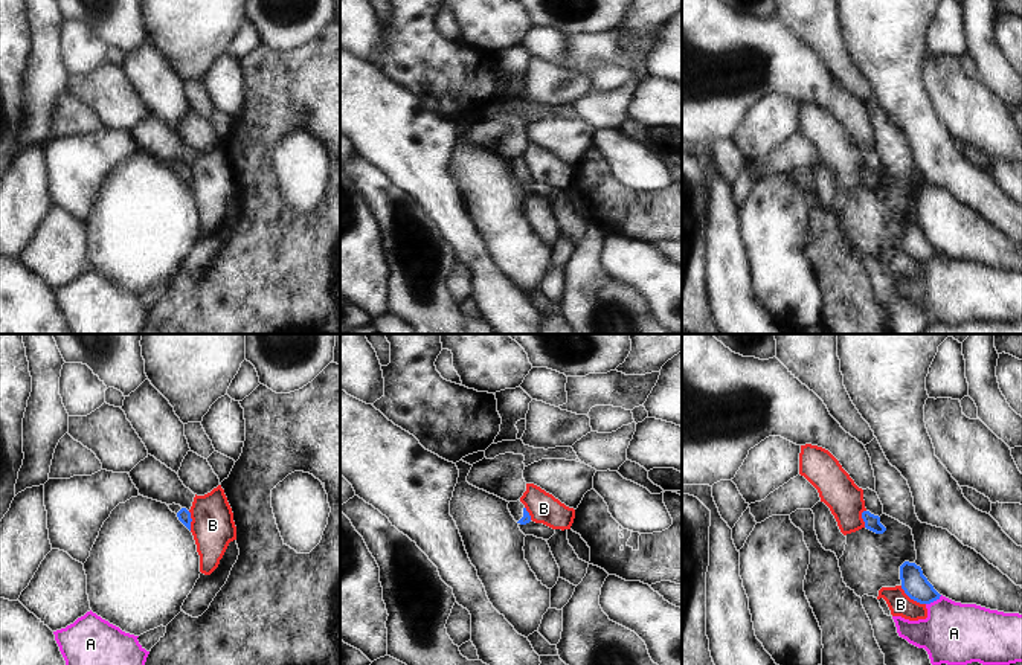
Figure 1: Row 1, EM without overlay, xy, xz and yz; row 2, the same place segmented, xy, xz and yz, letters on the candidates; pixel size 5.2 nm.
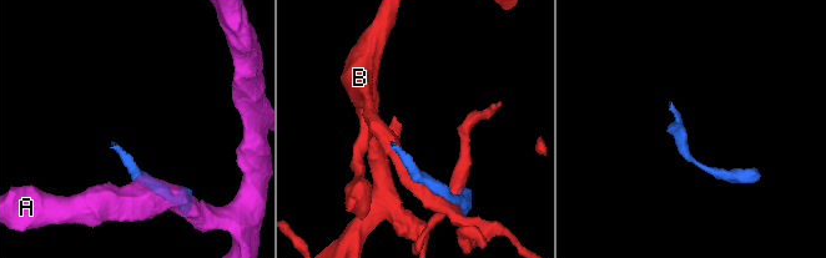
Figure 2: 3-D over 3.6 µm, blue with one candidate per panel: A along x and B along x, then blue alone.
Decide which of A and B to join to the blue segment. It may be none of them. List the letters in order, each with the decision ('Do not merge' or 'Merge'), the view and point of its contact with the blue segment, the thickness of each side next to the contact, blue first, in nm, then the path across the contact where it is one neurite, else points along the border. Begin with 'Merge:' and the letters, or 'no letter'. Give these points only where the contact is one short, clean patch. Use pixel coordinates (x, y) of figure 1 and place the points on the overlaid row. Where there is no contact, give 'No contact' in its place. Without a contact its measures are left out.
Merge: no letter
A: Do not merge. Touches blue at yz (934, 600). Thickness 140 nm (blue) against 320 nm
B: Do not merge. Touches blue at yz (912, 598). Thickness 140 nm (blue) against 120 nm

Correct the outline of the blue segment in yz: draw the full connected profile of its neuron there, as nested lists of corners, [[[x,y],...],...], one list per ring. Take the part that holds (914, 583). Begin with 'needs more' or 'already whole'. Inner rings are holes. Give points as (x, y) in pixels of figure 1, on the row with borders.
already whole | [[[905,561],[900,566],[900,580],[905,593],[920,604],[930,604],[941,596],[915,563]]]

